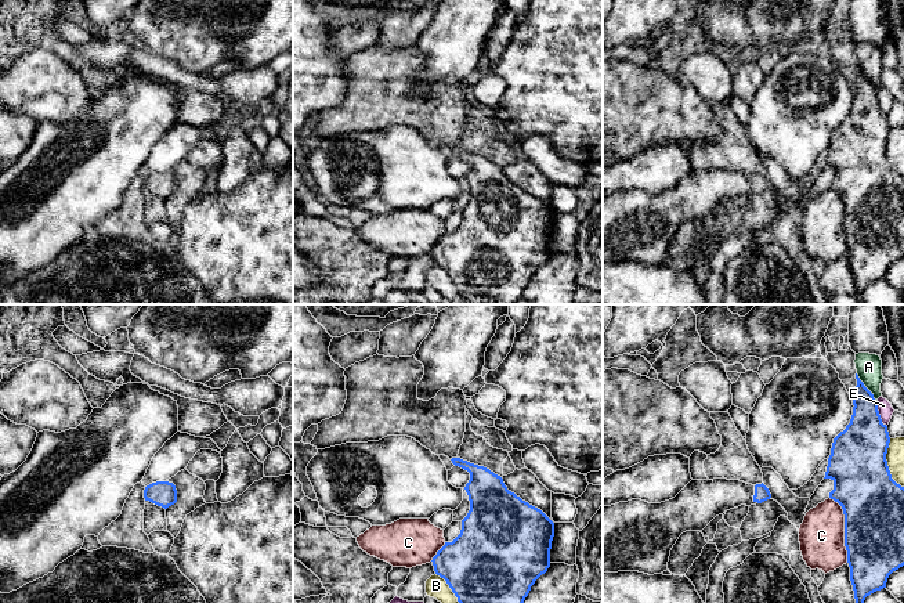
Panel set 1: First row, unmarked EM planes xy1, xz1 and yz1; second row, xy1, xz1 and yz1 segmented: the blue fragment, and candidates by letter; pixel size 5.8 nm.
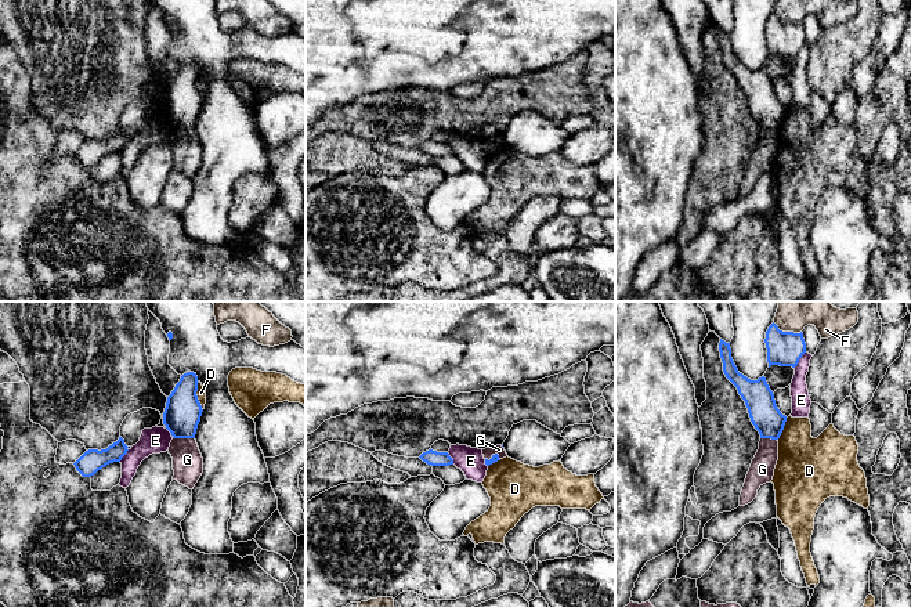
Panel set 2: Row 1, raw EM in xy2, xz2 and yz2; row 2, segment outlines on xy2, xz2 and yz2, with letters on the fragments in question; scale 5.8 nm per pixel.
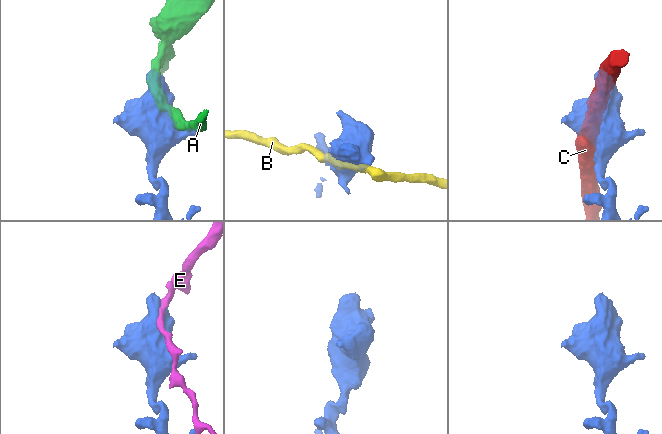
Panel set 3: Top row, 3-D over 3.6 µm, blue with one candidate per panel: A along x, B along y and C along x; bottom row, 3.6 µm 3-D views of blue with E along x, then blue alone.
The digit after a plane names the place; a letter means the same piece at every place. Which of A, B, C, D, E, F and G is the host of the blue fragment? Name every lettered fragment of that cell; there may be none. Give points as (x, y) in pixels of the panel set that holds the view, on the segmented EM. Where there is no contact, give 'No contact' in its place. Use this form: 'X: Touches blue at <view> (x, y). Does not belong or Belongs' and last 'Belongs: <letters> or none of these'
A: Touches blue at yz1 (865, 387). Does not belong
B: Touches blue at yz1 (886, 464). Does not belong
C: Touches blue at yz1 (845, 529). Does not belong
D: Touches blue at xy2 (196, 396). Does not belong
E: Touches blue at yz1 (878, 414). Does not belong
F: Touches blue at yz2 (787, 332). Does not belong
G: Touches blue at xy2 (184, 437). Does not belong
Belongs: none of these

